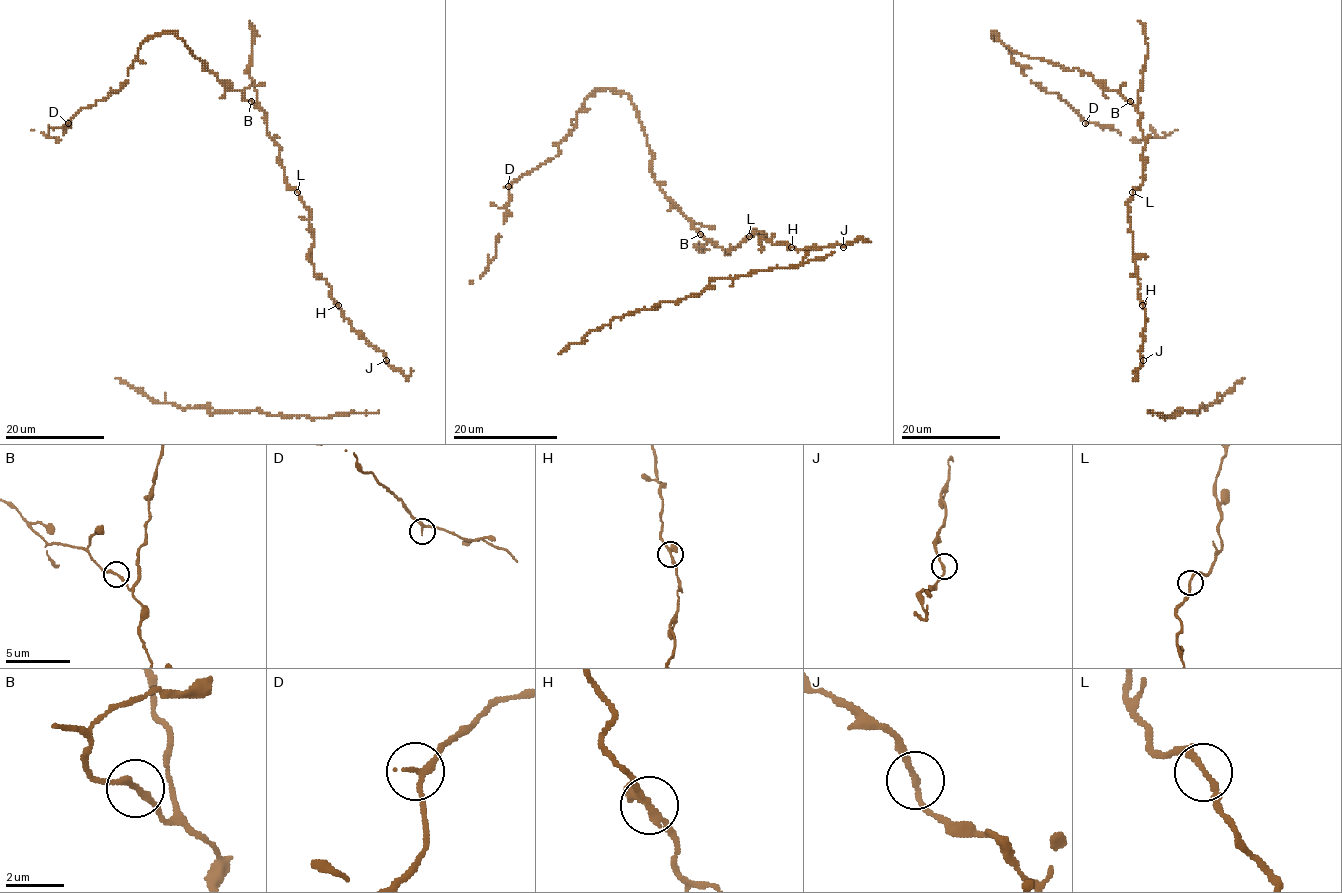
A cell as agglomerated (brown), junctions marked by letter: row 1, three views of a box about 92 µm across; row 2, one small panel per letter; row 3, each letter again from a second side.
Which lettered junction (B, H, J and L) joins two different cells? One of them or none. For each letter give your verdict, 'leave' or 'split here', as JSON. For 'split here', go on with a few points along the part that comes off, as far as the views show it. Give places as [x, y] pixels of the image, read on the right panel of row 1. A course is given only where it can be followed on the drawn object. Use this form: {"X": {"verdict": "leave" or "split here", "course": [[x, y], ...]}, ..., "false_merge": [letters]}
{"B": {"verdict": "leave"}, "H": {"verdict": "leave"}, "J": {"verdict": "leave"}, "L": {"verdict": "leave"}, "false_merge": []}

